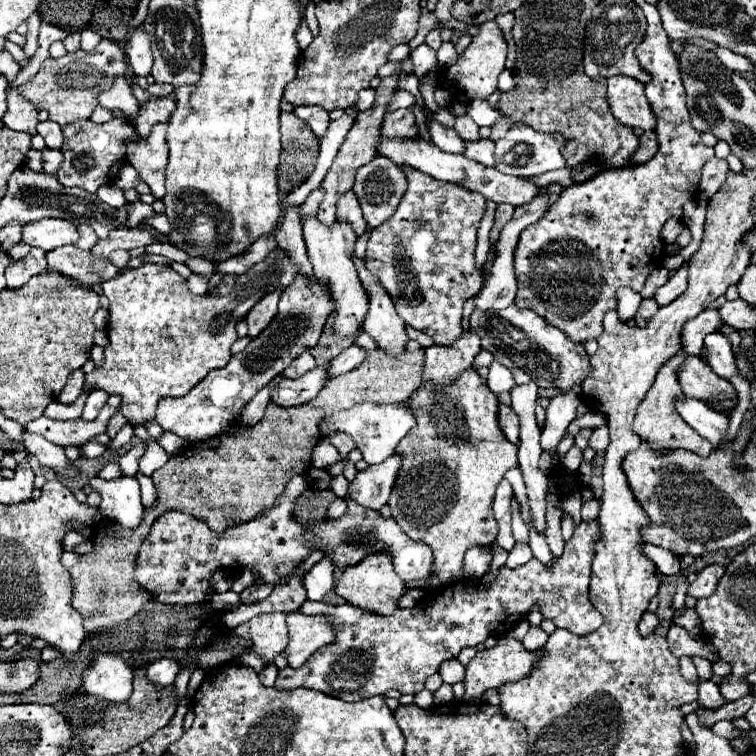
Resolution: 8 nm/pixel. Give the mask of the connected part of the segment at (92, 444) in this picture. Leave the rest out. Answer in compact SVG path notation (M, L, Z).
M89 441L85 447L81 447L81 451L83 451L87 457L101 457L101 455L107 451L107 447L105 447L103 443L99 443L99 441Z

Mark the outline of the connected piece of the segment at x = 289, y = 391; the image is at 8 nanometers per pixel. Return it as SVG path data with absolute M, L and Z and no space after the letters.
M319 365L313 371L305 373L303 377L297 379L281 379L273 393L271 393L271 401L275 405L281 407L293 407L293 405L303 405L307 401L311 401L311 397L315 397L319 393L319 389L323 389L325 385L325 375L327 375L327 365Z

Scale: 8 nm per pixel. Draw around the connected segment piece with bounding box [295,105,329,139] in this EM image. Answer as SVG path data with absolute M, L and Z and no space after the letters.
M319 105L295 107L295 115L297 115L299 119L303 119L319 139L323 137L323 133L327 133L329 115L327 115L327 111L323 111Z

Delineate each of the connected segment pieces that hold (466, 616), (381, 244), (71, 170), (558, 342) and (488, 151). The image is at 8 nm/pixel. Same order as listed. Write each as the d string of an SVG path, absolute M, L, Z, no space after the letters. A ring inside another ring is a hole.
M583 521L573 537L565 543L565 551L559 559L553 559L553 567L547 569L543 567L537 559L531 559L529 563L517 567L517 569L507 569L501 567L497 579L493 585L481 585L481 587L471 587L471 585L461 585L453 583L447 585L445 589L439 589L429 597L429 601L421 601L411 609L395 609L391 617L379 617L379 615L369 615L363 613L361 609L355 609L353 605L327 605L327 603L311 603L307 601L299 613L303 615L313 615L315 607L325 607L325 611L335 611L335 641L321 647L315 655L307 659L307 663L299 669L285 667L279 669L275 689L279 691L291 691L297 687L305 689L315 689L325 695L343 699L343 701L361 701L365 697L373 695L383 695L389 689L397 689L401 693L419 693L425 685L425 679L433 673L439 671L441 663L447 659L455 659L463 647L477 647L483 643L489 635L499 635L509 633L511 625L515 625L519 619L523 619L535 603L541 605L543 617L549 617L555 621L557 627L563 627L575 635L585 635L595 629L599 629L603 617L601 613L591 605L589 601L589 581L591 581L591 563L595 557L595 537L599 535L599 523L597 521Z
M407 169L407 193L399 211L371 231L365 265L391 295L401 319L417 331L433 337L437 345L451 345L463 333L463 305L483 285L483 271L475 263L479 221L485 213L485 197L467 193L459 185L431 181L423 173Z
M75 121L71 125L63 127L63 163L57 171L57 181L65 187L81 187L89 193L95 193L101 185L115 181L119 175L121 165L125 163L125 139L135 139L135 129L123 121L107 121L103 125L97 125L93 121Z
M509 305L499 313L483 313L473 311L471 315L471 331L479 333L483 341L483 349L493 353L495 361L509 367L517 383L537 383L543 389L571 389L573 385L581 385L581 381L591 373L589 355L581 343L571 341L563 331L545 323L531 309L517 309L517 305Z
M479 139L479 141L465 141L465 151L463 155L467 159L479 161L483 165L493 165L493 149L495 143L489 139Z

